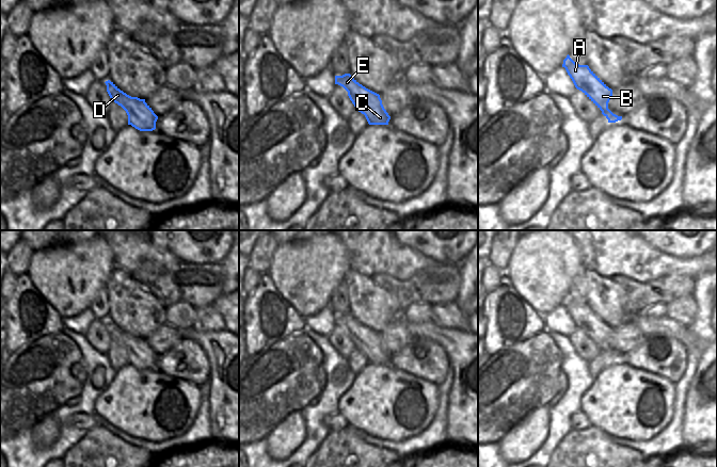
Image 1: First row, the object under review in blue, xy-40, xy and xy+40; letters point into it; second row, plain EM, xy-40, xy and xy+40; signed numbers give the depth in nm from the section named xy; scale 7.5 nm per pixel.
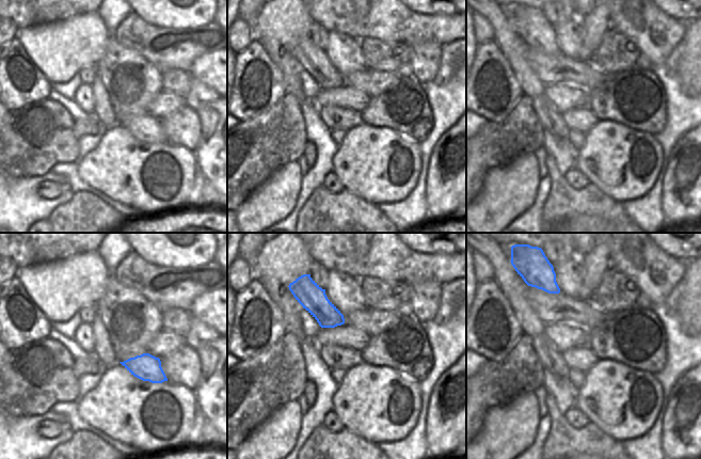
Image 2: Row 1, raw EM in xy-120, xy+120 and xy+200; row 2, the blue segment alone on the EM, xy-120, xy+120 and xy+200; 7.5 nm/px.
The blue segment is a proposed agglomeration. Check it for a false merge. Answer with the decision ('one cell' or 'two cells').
one cell

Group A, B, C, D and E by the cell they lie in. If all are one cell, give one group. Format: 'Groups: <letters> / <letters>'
Groups: A B C D E.

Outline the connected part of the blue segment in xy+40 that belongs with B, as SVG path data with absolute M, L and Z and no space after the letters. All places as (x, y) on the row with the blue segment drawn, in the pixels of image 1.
M568 54L563 60L562 67L565 68L575 87L581 91L602 111L602 114L608 119L608 123L616 123L622 119L622 116L614 114L608 109L612 90L588 65L575 63Z

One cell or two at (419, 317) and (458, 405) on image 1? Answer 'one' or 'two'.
two

